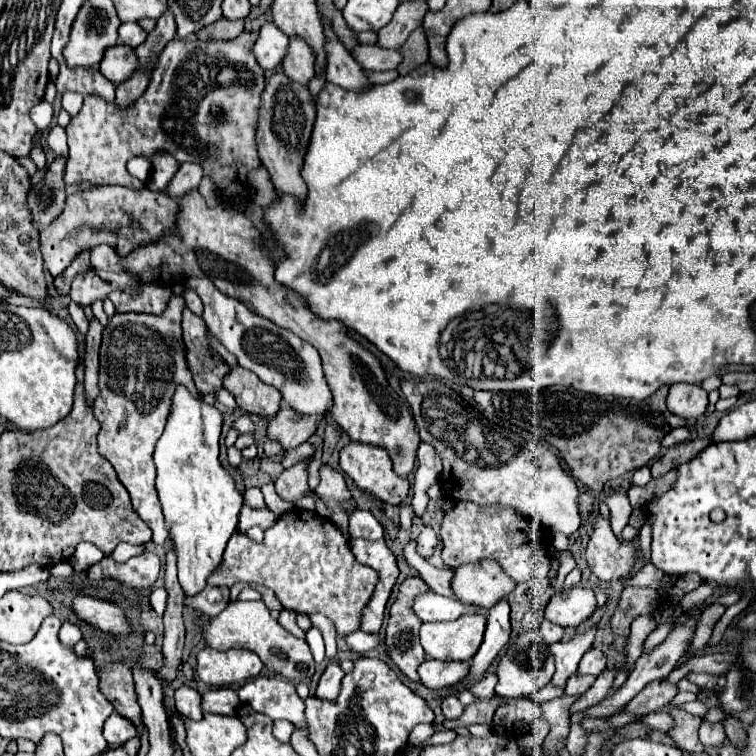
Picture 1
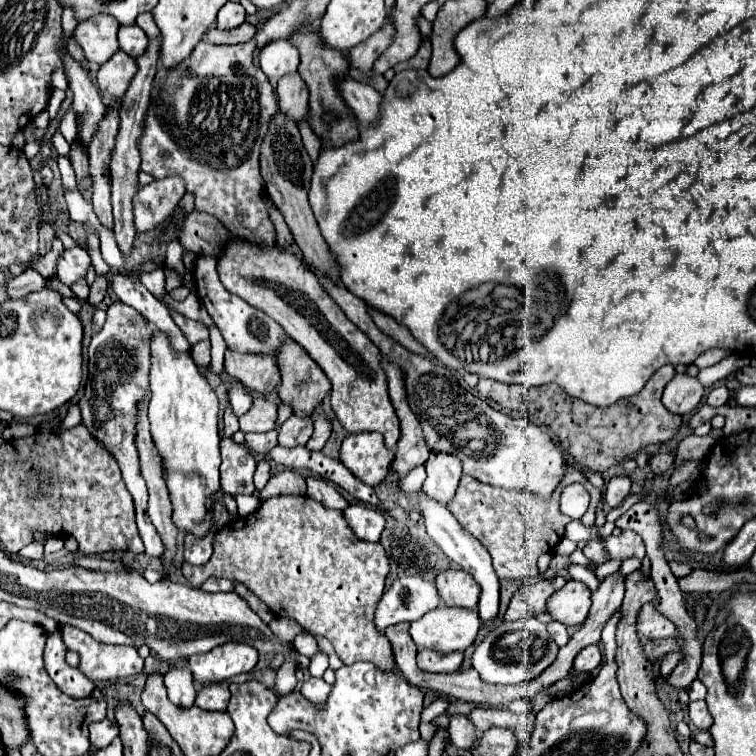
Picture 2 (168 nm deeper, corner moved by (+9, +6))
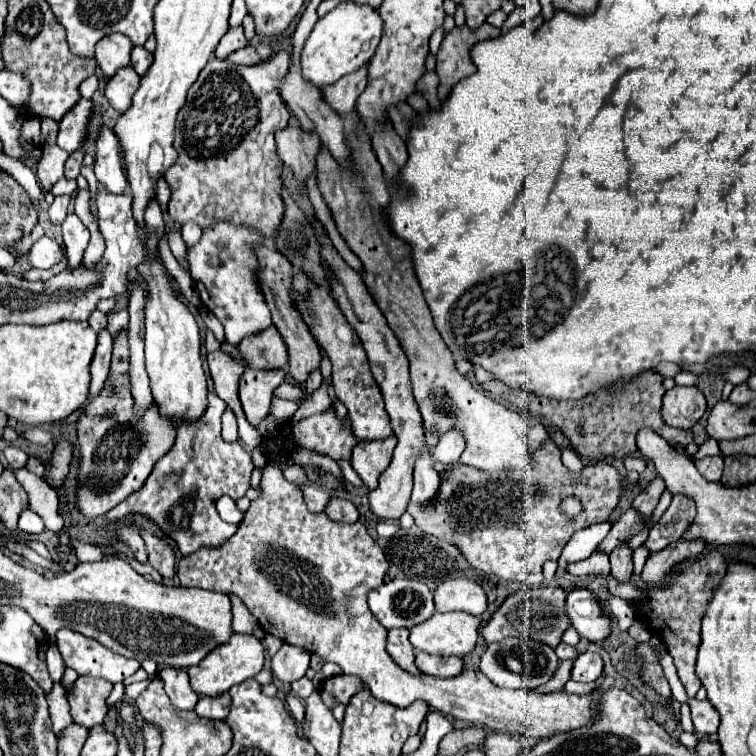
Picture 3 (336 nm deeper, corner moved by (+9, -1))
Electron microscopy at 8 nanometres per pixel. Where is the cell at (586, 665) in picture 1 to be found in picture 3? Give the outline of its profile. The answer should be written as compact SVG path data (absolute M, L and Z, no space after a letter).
M584 652L578 654L578 658L574 660L574 668L572 668L572 680L578 682L592 682L602 674L602 658L600 654L594 652Z

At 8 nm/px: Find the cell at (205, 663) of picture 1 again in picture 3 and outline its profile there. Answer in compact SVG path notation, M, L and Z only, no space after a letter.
M234 634L228 644L214 648L198 666L188 668L190 684L198 696L218 696L222 692L228 692L234 684L256 676L262 670L262 664L264 664L264 646L260 644L260 640L246 634Z

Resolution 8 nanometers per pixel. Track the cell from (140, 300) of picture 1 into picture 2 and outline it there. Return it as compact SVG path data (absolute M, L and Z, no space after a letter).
M172 311L170 315L172 315L174 323L176 323L178 329L184 333L184 337L188 339L188 343L190 343L192 347L194 347L196 343L208 339L208 327L206 327L204 323L200 323L200 321L192 321L192 319L186 319L184 315L174 313L174 311Z

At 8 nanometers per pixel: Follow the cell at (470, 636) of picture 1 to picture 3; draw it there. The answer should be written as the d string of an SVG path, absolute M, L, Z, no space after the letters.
M434 612L424 624L410 628L416 650L434 656L464 656L474 650L480 618L464 612Z

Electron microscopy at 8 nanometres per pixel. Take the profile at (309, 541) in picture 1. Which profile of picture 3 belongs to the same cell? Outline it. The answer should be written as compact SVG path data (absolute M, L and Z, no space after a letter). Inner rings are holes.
M274 466L264 468L260 486L262 496L250 504L248 512L244 514L244 520L238 524L236 534L226 544L216 550L202 548L200 552L194 552L180 560L178 572L182 586L214 592L234 592L254 614L264 632L270 632L280 640L300 646L308 652L318 652L326 662L338 664L344 674L354 674L362 678L368 684L372 696L400 708L412 704L414 700L424 700L440 712L446 712L468 724L486 726L498 732L522 734L526 738L544 738L562 730L576 730L592 720L594 712L590 710L590 706L596 702L598 692L592 692L588 696L576 696L566 692L536 694L524 690L506 690L494 686L484 674L470 670L464 670L456 678L444 680L432 676L412 676L404 672L386 652L388 630L376 622L366 604L366 594L384 582L384 574L388 570L388 562L378 542L370 538L370 534L360 522L334 522L324 512L310 512L296 484L288 482ZM318 582L324 586L330 598L318 598Z

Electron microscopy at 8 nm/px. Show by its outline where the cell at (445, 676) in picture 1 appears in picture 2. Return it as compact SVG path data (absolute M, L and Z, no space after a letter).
M420 649L418 651L418 667L432 673L452 673L462 667L464 653L452 651L452 653L438 653L432 649Z

